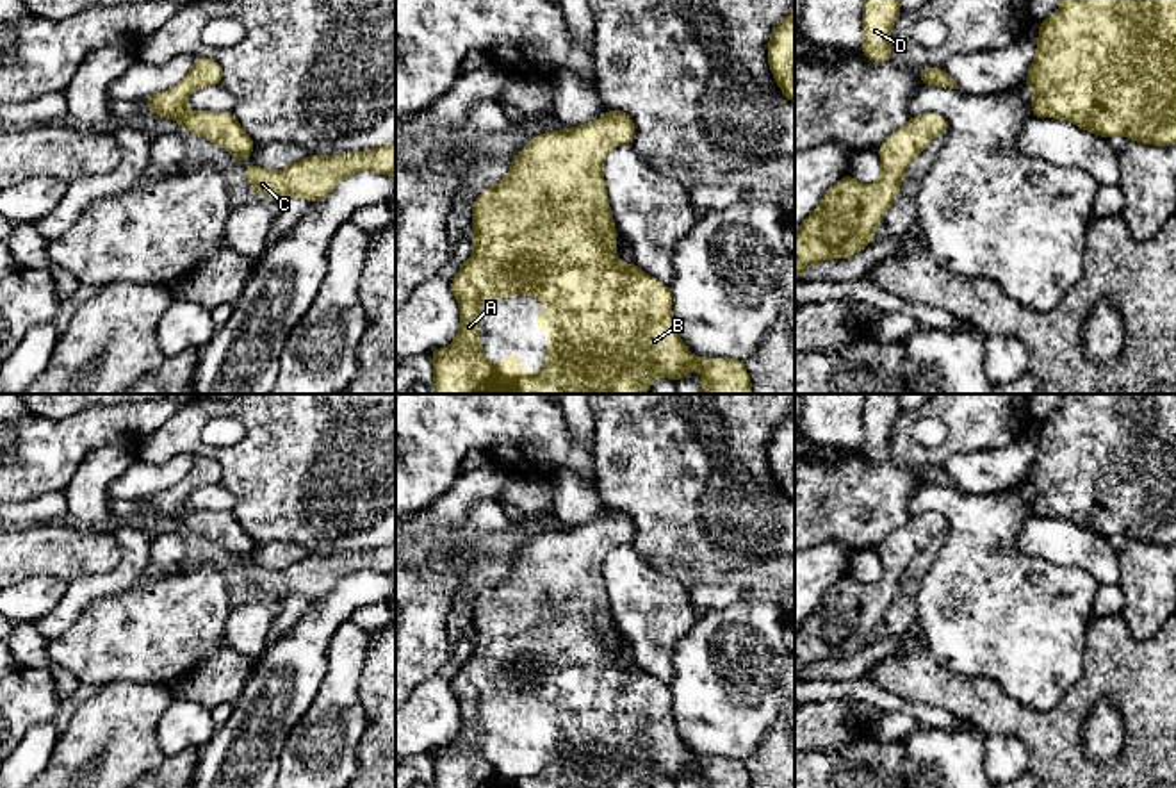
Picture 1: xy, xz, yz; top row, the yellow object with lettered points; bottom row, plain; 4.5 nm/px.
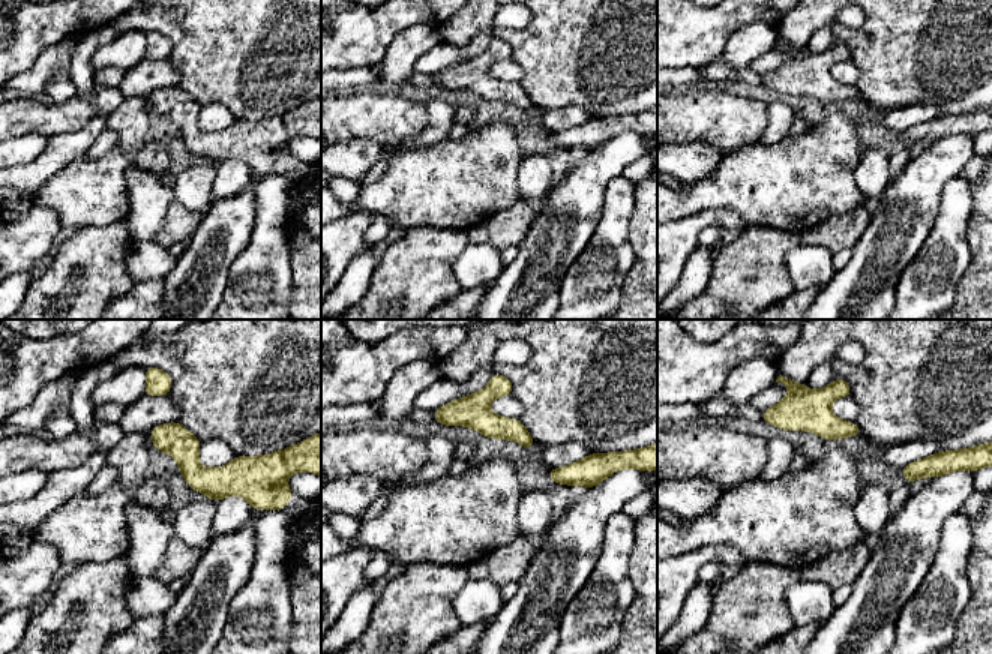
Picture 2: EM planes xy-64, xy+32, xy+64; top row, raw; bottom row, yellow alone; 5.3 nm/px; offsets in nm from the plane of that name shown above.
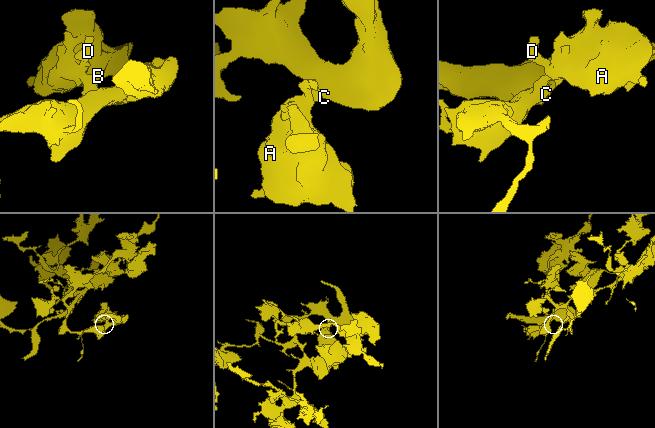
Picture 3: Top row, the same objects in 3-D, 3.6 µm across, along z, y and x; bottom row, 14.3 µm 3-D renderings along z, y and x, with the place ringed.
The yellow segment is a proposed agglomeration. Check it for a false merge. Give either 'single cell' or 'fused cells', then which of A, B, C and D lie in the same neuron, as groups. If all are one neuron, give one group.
single cell; A B C D

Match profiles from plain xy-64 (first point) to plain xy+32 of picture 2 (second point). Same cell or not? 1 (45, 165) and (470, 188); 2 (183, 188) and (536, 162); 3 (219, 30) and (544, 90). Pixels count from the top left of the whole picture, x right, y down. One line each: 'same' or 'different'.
1: different
2: same
3: same

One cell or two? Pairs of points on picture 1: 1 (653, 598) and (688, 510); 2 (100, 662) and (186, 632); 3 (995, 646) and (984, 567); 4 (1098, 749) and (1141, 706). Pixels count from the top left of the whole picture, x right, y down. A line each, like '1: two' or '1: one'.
1: two
2: one
3: one
4: two

